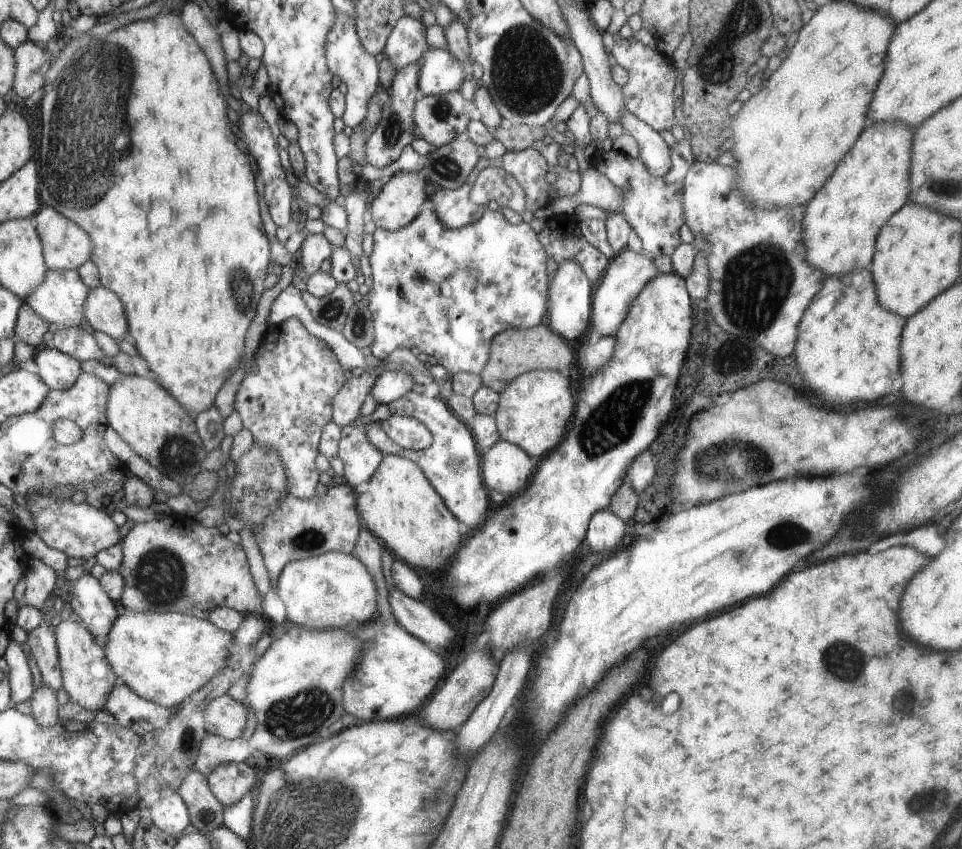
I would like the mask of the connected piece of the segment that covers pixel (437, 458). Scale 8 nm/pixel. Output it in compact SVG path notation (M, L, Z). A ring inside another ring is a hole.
M410 391L388 404L392 415L413 416L428 427L434 436L434 444L429 449L419 451L403 449L386 435L380 422L366 425L367 437L384 455L406 457L421 465L425 475L433 483L433 487L437 489L442 500L445 500L450 512L453 512L459 521L470 524L470 528L474 528L476 524L482 524L486 520L486 512L490 506L488 492L486 492L487 486L484 486L485 480L482 480L482 470L480 470L480 454L476 448L477 442L474 442L475 436L472 436L472 432L464 426L464 422L460 422L452 414L452 410L446 406L446 403L442 402L439 396L429 397Z

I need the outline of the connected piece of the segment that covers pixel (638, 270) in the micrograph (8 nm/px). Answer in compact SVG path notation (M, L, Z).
M630 249L615 255L594 289L592 334L615 336L626 315L629 314L630 307L636 302L637 296L658 274L660 273L657 265L653 263L653 258L647 258Z

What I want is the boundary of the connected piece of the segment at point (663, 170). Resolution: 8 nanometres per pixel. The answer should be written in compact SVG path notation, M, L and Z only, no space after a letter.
M628 110L622 113L619 122L624 132L636 139L639 157L647 171L655 177L664 176L671 169L672 163L671 148L664 141L662 134Z

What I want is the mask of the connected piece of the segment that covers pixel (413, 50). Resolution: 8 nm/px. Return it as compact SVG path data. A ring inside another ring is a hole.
M410 16L402 17L394 27L383 54L396 70L399 71L409 64L416 63L428 50L429 46L425 39L426 29L424 23Z

